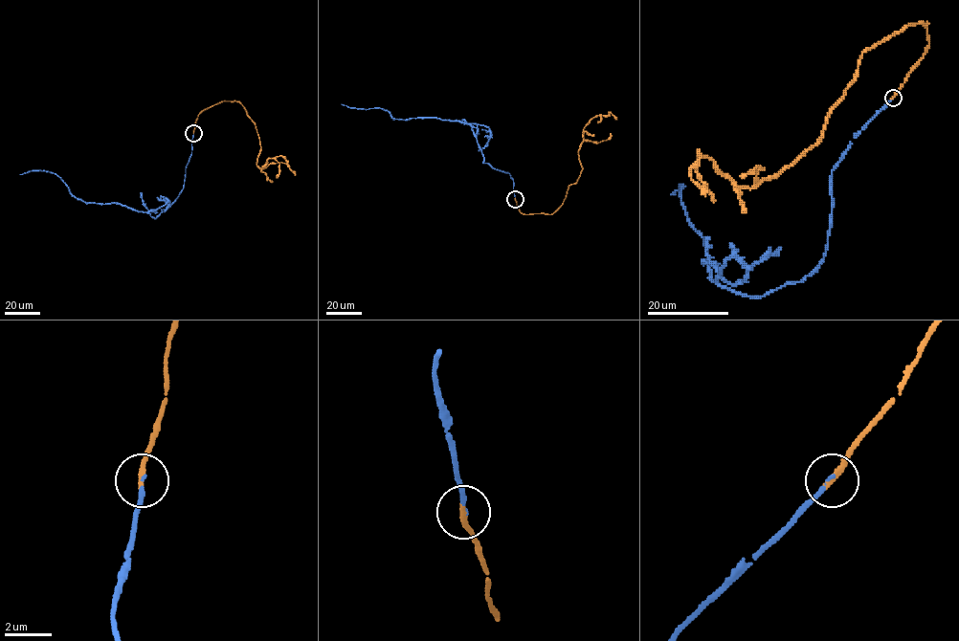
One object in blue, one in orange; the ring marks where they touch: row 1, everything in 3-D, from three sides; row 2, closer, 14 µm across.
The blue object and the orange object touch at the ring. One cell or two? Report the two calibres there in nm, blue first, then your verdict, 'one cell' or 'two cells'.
150/240 nm | one cell

